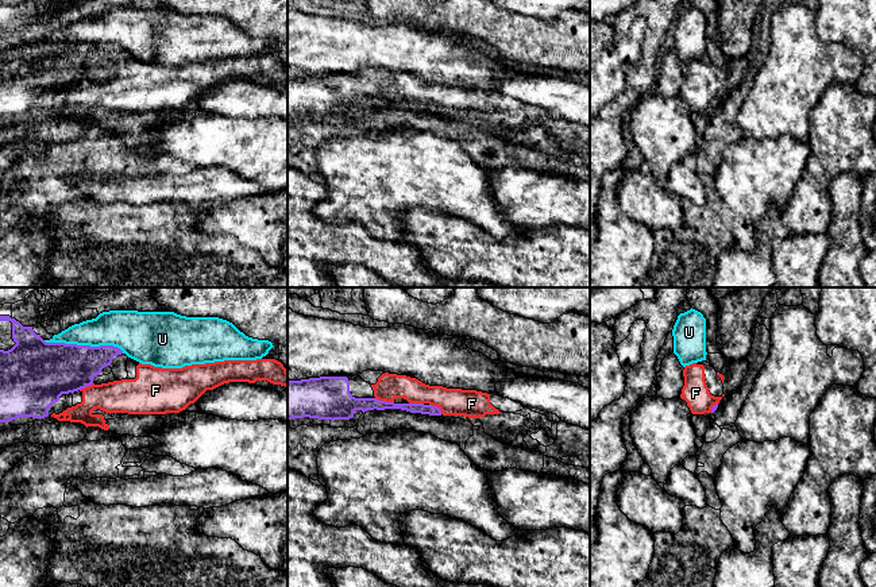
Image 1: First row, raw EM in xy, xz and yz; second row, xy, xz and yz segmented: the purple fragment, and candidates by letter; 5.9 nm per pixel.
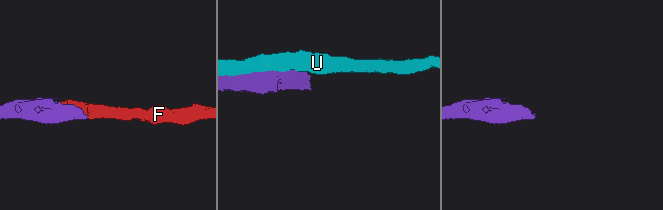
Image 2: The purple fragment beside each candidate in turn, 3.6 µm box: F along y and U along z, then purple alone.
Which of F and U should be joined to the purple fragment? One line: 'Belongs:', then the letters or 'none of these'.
Belongs: F

